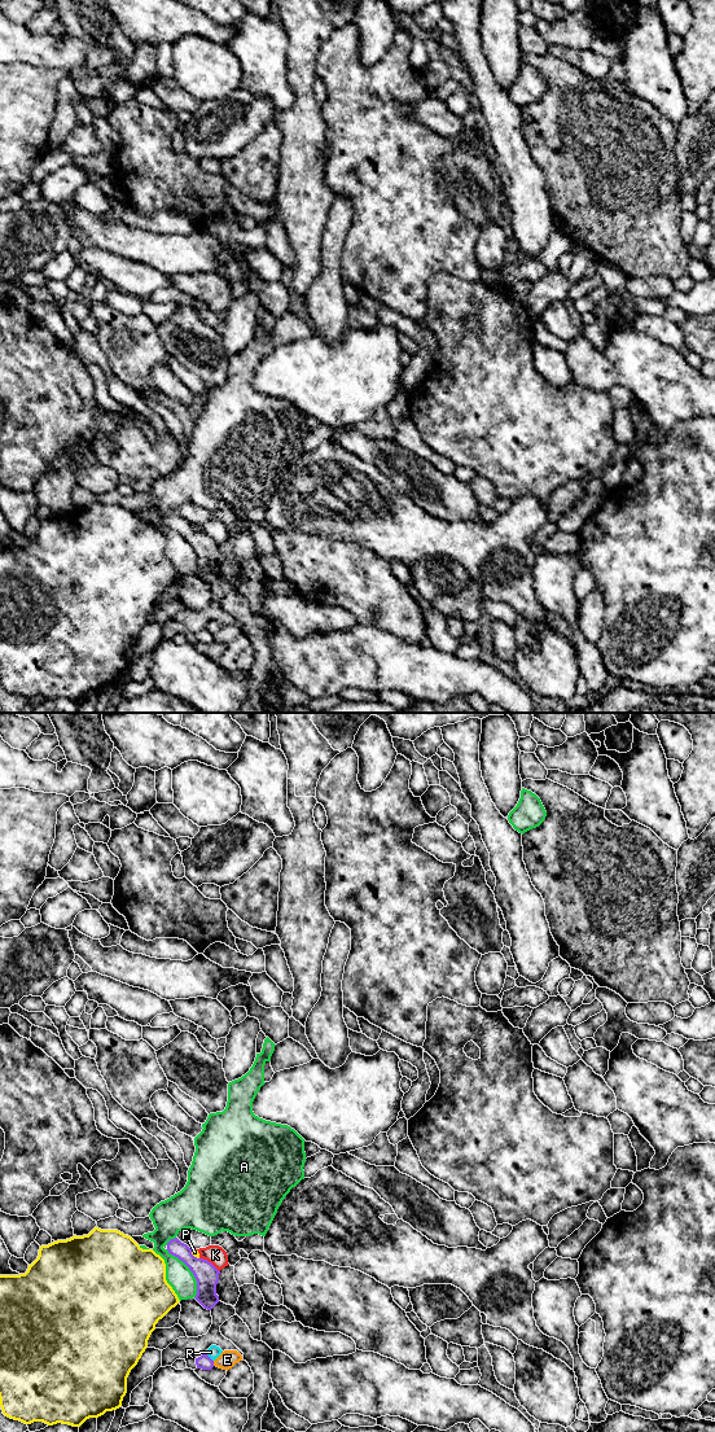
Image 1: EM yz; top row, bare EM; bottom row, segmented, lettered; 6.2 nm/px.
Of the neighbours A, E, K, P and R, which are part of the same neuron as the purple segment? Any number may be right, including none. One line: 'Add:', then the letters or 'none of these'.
Add: none of these

